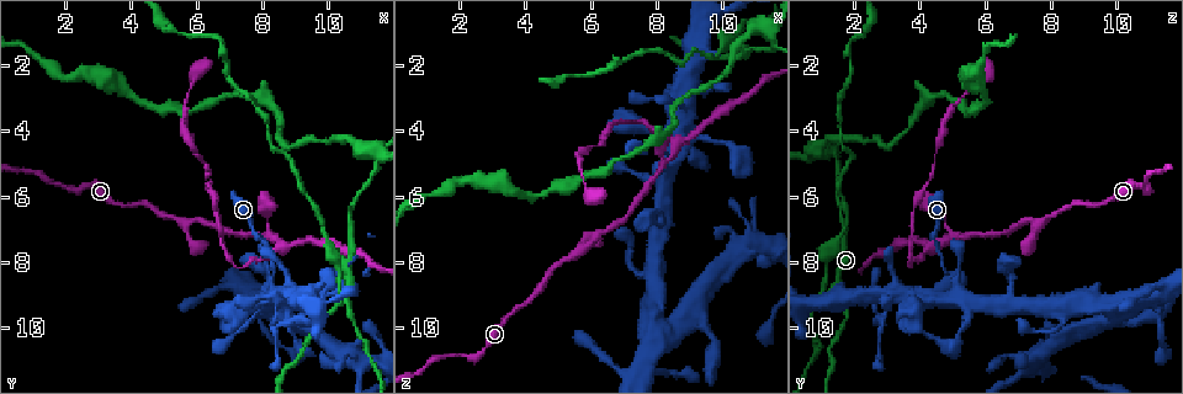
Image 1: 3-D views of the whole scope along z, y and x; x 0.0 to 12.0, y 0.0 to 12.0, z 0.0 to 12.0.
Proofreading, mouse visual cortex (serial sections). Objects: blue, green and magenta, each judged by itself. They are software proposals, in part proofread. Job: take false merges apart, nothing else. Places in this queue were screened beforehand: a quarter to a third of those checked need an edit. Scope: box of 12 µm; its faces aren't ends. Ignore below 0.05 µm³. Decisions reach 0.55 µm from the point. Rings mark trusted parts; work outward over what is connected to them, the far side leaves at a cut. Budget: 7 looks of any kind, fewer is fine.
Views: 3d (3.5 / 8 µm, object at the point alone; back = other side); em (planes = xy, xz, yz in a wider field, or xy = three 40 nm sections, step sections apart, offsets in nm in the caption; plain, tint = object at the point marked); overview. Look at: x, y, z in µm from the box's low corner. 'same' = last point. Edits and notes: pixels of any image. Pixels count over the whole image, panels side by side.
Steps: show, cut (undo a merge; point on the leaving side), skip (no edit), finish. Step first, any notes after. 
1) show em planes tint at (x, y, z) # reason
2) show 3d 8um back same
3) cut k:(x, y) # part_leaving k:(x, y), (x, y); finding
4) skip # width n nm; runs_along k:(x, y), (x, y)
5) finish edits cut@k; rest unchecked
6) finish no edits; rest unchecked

show 3d 3.5um at (5.6, 6.9, 7.6) # abrupt turn

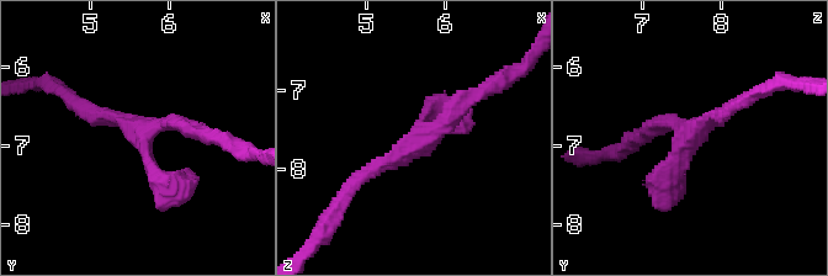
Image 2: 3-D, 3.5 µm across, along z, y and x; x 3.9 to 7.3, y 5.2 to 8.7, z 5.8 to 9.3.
skip # runs_along 2:(353, 184), (402, 155), (481, 91); continuous, no second cell

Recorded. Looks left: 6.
show 3d 3.5um at (8.4, 8.9, 5.2) # two arms at a narrow angle

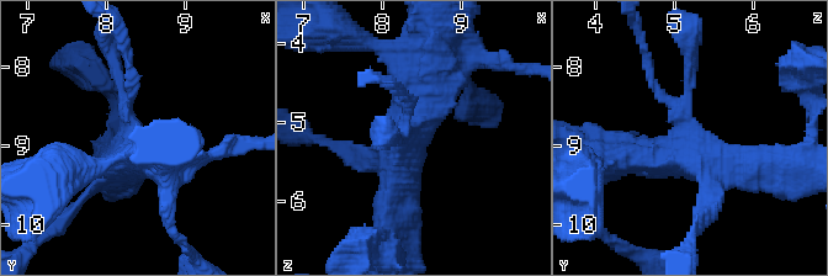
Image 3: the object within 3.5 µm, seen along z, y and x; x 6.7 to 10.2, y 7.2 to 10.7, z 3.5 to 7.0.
show em xy step 1 tint at (8.25, 8.95, 5.20)

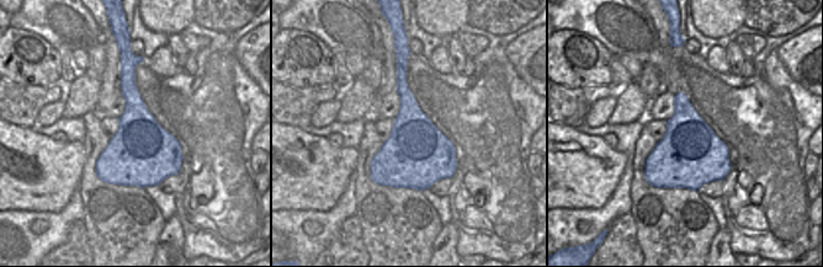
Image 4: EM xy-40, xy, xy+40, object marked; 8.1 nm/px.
skip # width 550 nm; runs_along 3:(647, 65), (707, 160), (758, 171); all the same cell

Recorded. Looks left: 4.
show 3d 3.5um at (8.5, 9.9, 2.7) # narrows sharply

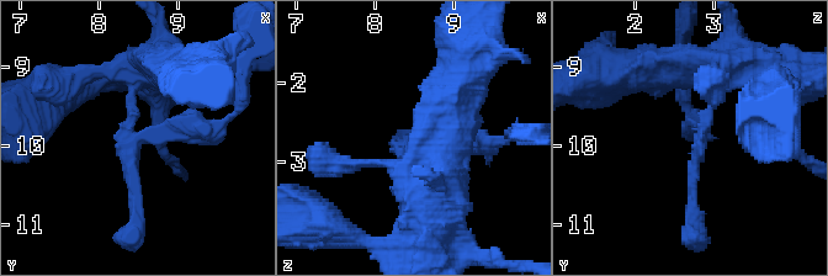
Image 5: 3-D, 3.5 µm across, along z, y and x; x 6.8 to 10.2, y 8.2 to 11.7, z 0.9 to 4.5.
skip # runs_along 5:(154, 67), (128, 131), (215, 127); all the same cell

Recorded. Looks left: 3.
finish no edits; rest unchecked

